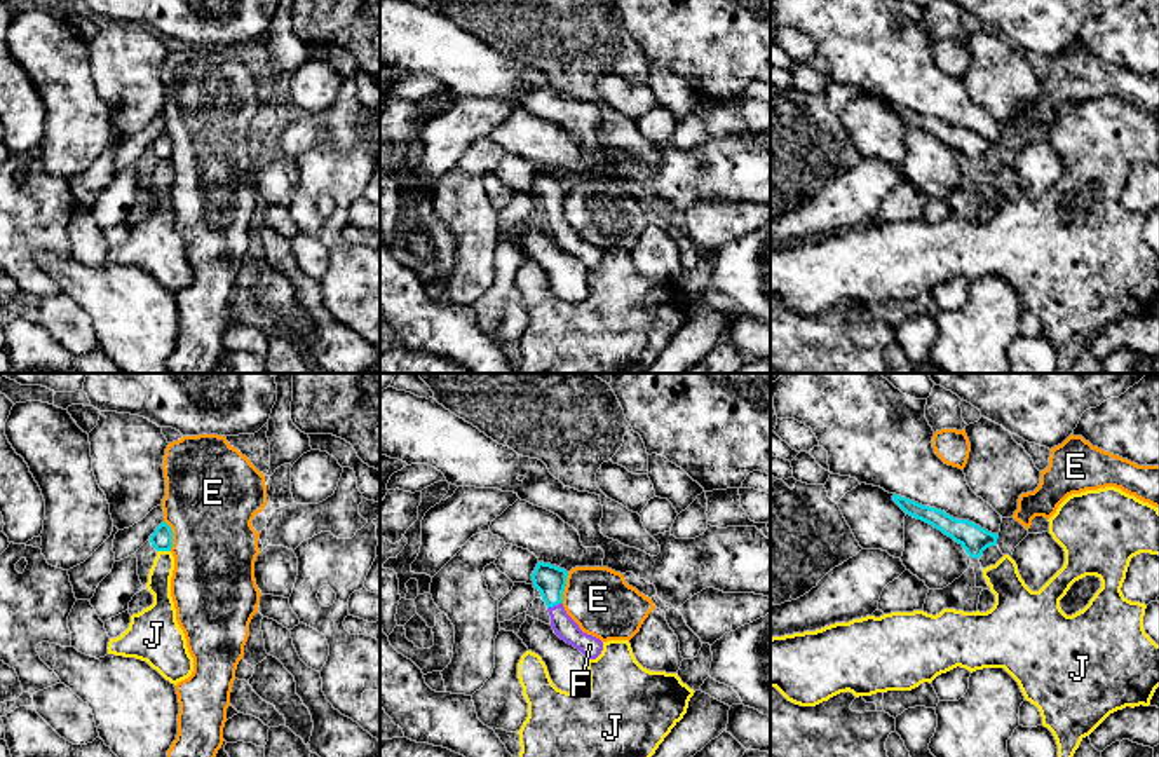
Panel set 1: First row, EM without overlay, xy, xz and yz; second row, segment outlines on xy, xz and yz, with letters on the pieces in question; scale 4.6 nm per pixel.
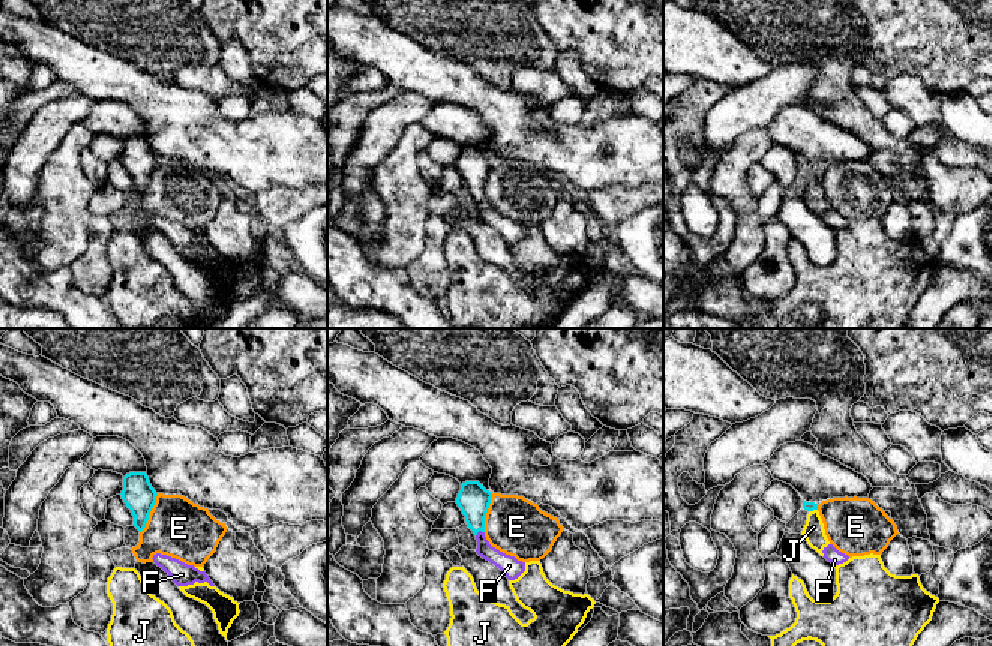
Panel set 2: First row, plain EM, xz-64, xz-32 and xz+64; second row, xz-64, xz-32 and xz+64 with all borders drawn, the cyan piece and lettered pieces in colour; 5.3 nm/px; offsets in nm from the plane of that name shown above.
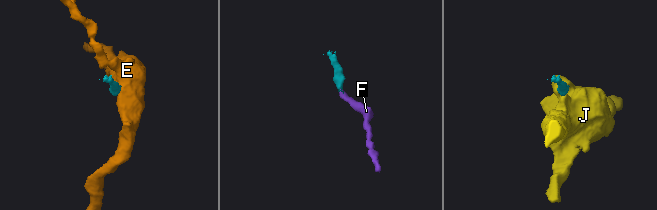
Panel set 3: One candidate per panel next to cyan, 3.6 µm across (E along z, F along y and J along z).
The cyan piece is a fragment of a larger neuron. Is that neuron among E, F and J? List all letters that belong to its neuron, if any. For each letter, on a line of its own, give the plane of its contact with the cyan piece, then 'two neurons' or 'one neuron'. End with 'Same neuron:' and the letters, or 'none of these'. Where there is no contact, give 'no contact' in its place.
E: xz | two neurons
F: xz | one neuron
J: xy | two neurons
Same neuron: F

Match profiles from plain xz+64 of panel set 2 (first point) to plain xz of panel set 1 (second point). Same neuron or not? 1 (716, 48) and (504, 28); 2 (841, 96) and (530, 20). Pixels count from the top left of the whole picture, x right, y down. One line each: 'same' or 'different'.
1: different
2: same

